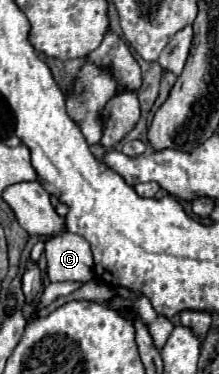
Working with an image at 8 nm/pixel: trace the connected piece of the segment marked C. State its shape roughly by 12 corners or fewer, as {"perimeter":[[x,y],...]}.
{"perimeter":[[76,233],[46,239],[50,281],[90,281],[92,253]]}

